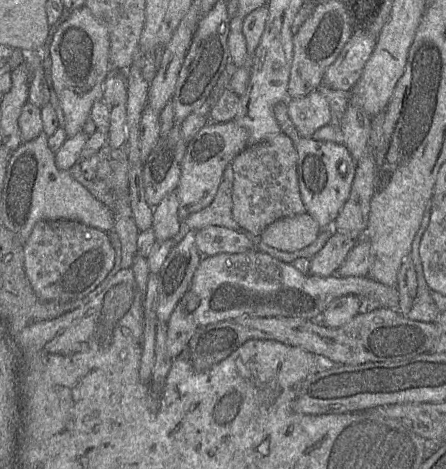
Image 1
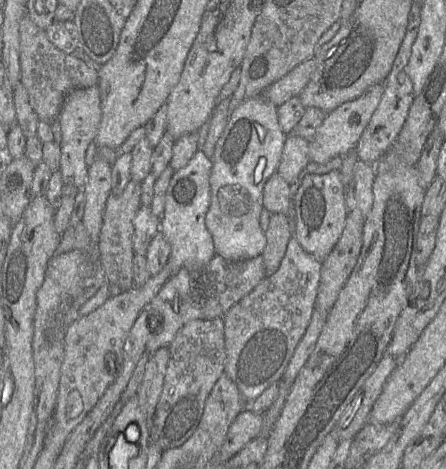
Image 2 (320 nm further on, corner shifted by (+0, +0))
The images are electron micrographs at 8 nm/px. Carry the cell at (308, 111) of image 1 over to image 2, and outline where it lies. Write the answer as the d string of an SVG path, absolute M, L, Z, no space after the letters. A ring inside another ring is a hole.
M290 133L286 135L277 172L290 185L306 167L309 160L309 141Z

